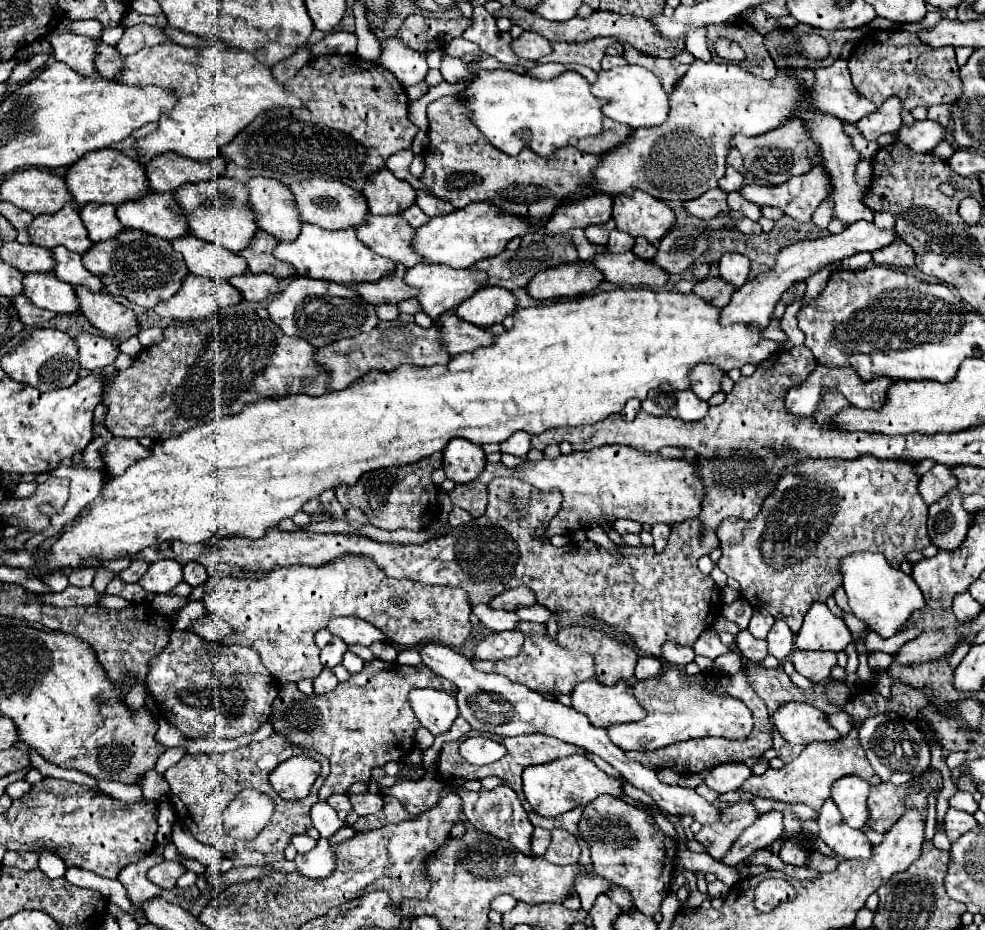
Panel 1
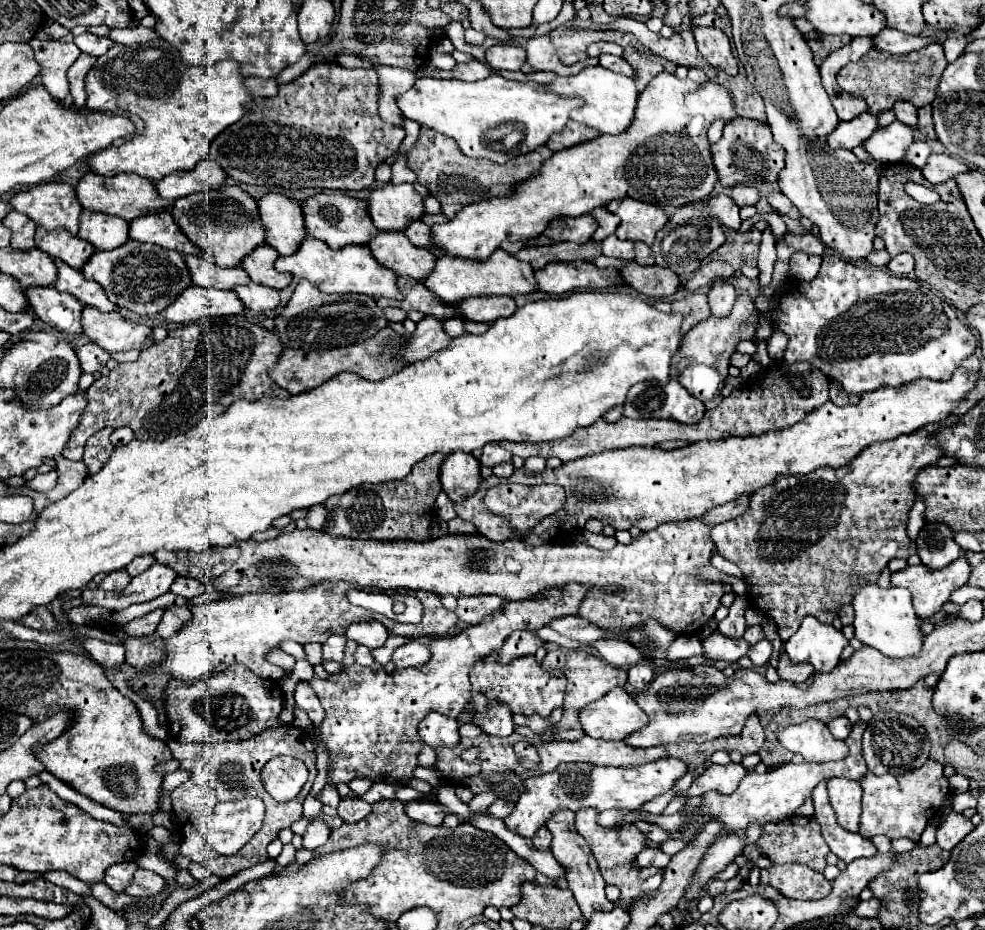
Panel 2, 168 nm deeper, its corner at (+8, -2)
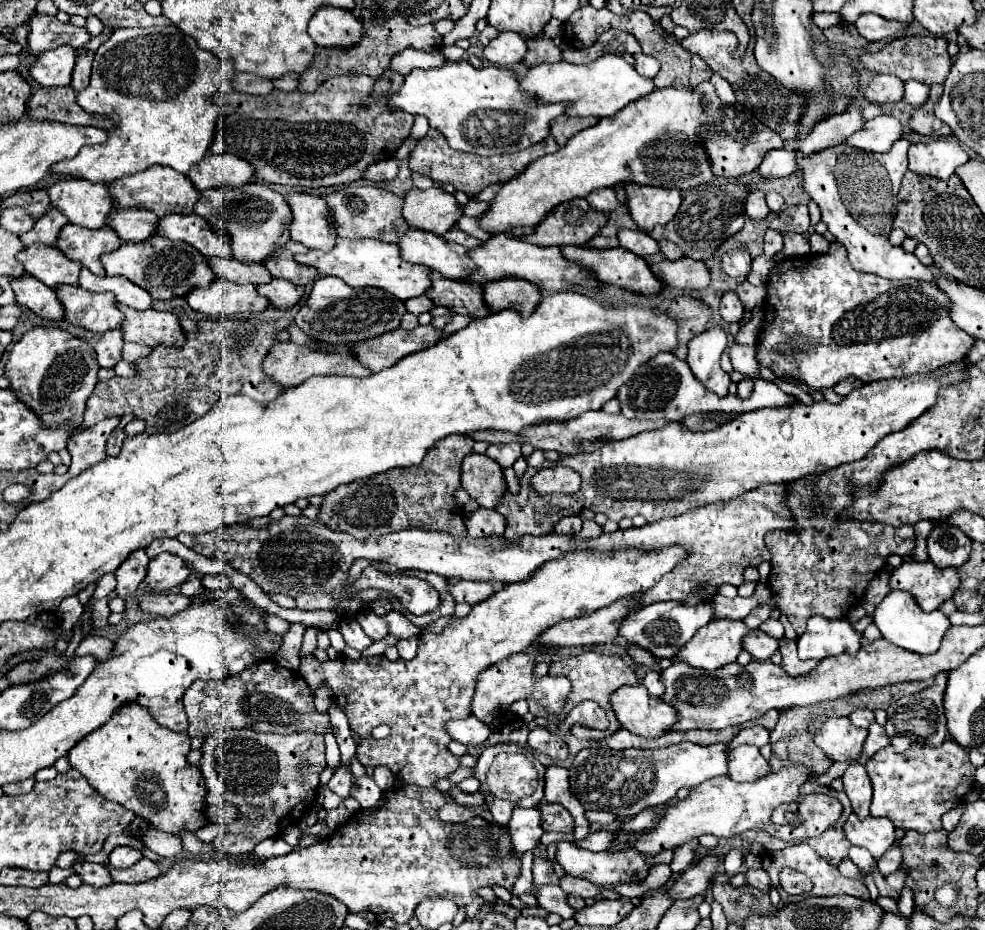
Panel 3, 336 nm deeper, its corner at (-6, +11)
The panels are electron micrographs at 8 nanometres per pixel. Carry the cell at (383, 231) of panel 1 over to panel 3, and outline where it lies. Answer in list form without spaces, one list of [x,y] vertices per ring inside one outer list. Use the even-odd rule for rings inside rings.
[[[408,230],[408,234],[400,238],[398,246],[404,260],[436,270],[450,280],[466,280],[468,274],[476,270],[476,264],[460,244],[448,242],[424,230]]]

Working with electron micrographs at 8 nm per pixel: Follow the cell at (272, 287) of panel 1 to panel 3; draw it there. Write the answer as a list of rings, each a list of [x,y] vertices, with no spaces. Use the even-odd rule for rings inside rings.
[[[272,280],[264,286],[258,286],[258,294],[268,298],[276,308],[292,308],[294,304],[298,304],[298,300],[302,298],[304,294],[304,288],[300,286],[294,286],[292,282],[284,282],[284,280]]]

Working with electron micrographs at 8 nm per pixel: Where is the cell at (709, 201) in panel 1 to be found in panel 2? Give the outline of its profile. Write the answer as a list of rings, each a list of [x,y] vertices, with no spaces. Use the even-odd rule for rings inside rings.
[[[718,193],[718,195],[710,197],[710,199],[706,201],[704,209],[706,209],[706,213],[708,213],[710,217],[718,219],[722,225],[726,225],[726,227],[730,227],[730,229],[736,229],[736,227],[740,227],[740,223],[742,223],[742,219],[740,219],[740,215],[738,215],[738,211],[740,211],[738,205],[736,205],[728,195],[724,195],[724,193]]]

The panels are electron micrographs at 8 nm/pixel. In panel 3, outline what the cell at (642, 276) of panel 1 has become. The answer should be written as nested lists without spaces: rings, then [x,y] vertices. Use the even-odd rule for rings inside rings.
[[[682,258],[682,260],[664,260],[652,264],[652,272],[666,284],[686,290],[706,290],[710,284],[710,272],[704,262]]]

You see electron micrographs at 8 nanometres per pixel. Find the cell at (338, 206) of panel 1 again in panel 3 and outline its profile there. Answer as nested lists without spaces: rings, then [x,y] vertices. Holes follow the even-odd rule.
[[[348,184],[338,192],[326,196],[326,202],[336,220],[336,232],[340,238],[378,238],[382,242],[398,242],[408,232],[408,222],[402,216],[404,200],[384,188],[364,186],[364,184]]]

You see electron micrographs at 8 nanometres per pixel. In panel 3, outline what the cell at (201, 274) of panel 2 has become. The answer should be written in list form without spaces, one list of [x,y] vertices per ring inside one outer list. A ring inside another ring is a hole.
[[[212,258],[210,260],[216,276],[226,278],[236,284],[268,284],[272,280],[272,274],[264,268],[264,264],[244,264],[236,262],[234,258]]]

